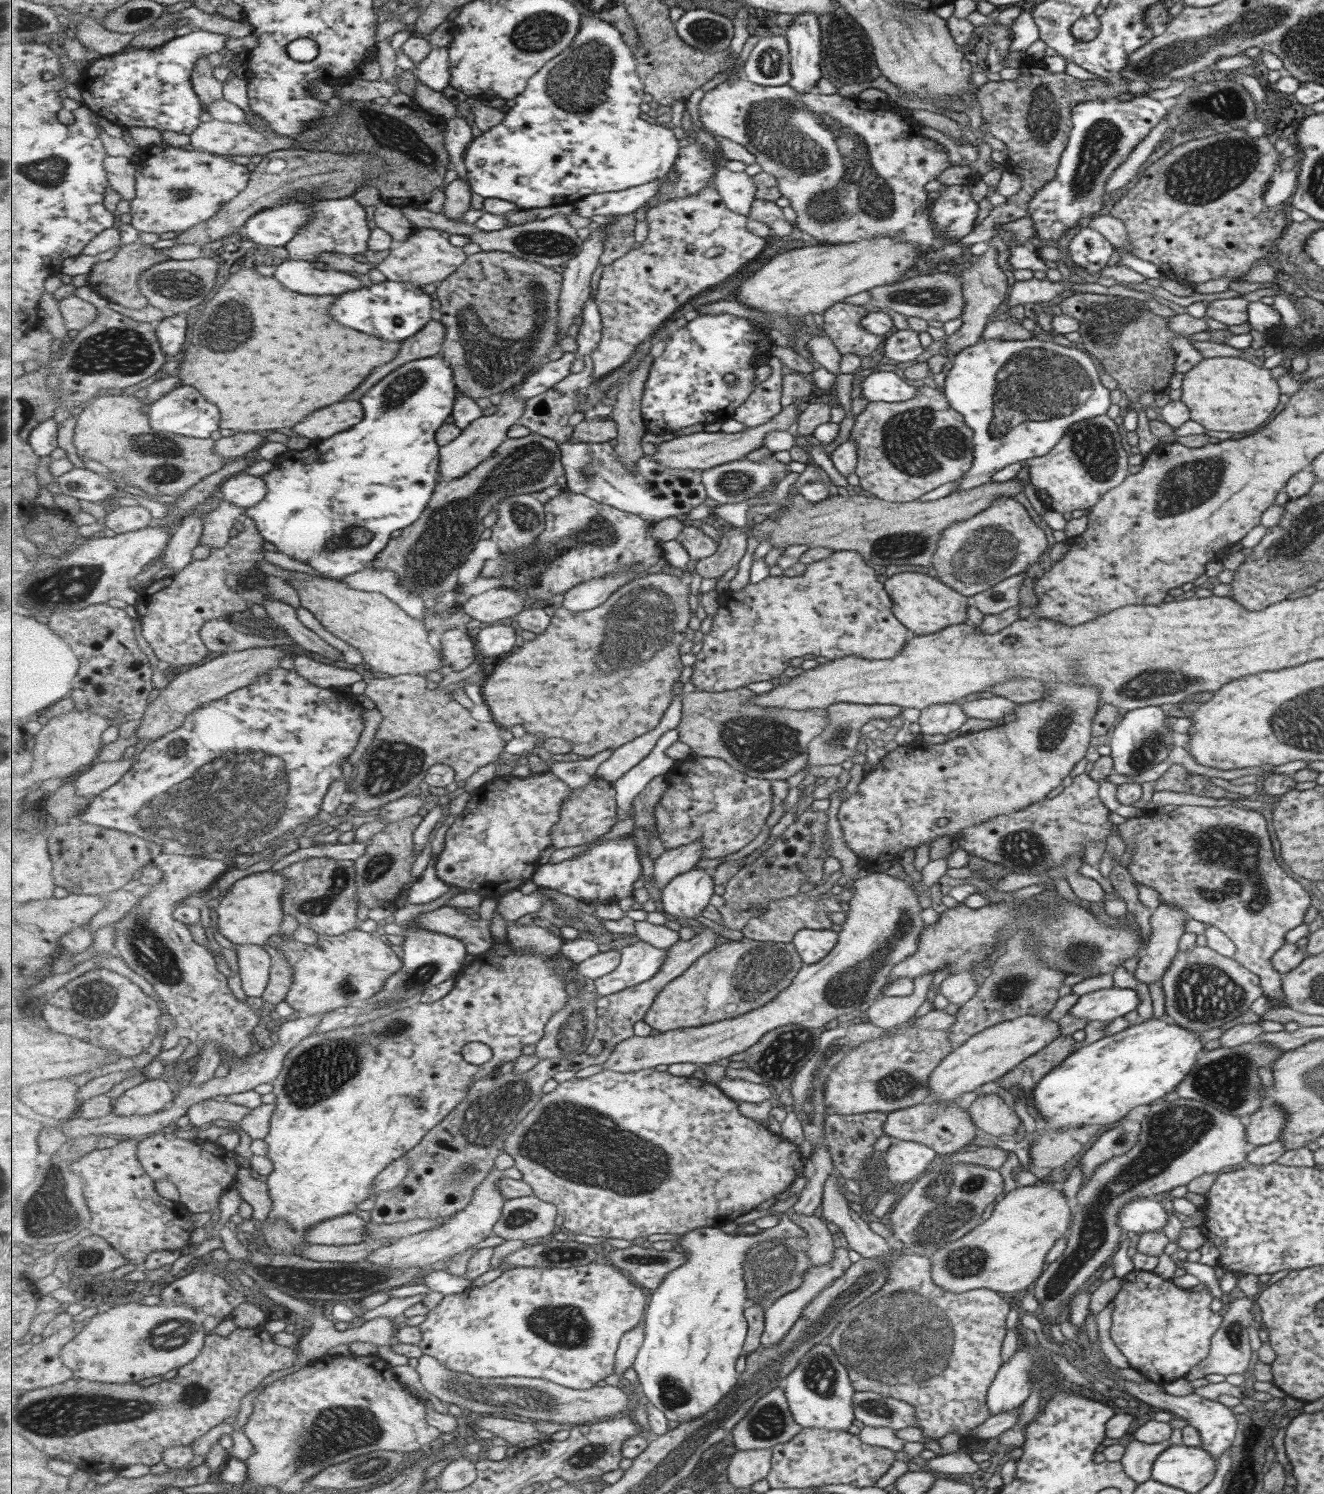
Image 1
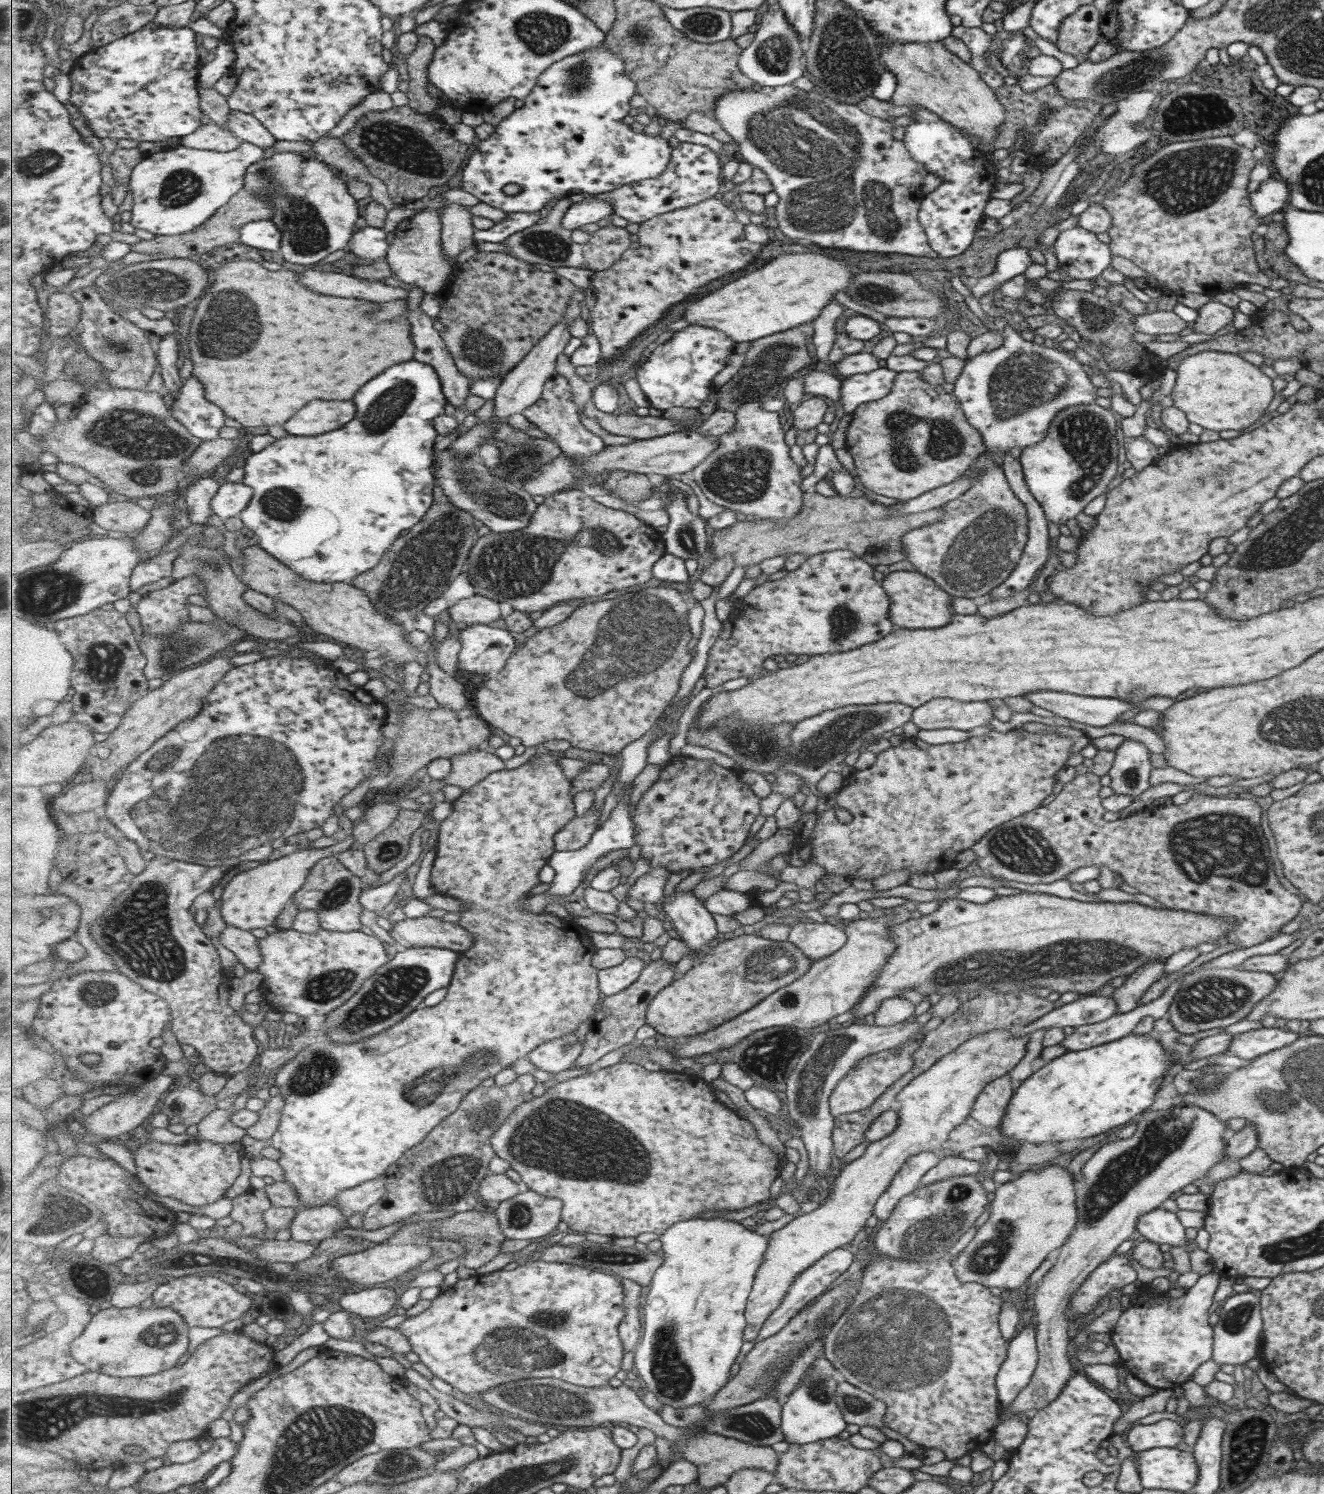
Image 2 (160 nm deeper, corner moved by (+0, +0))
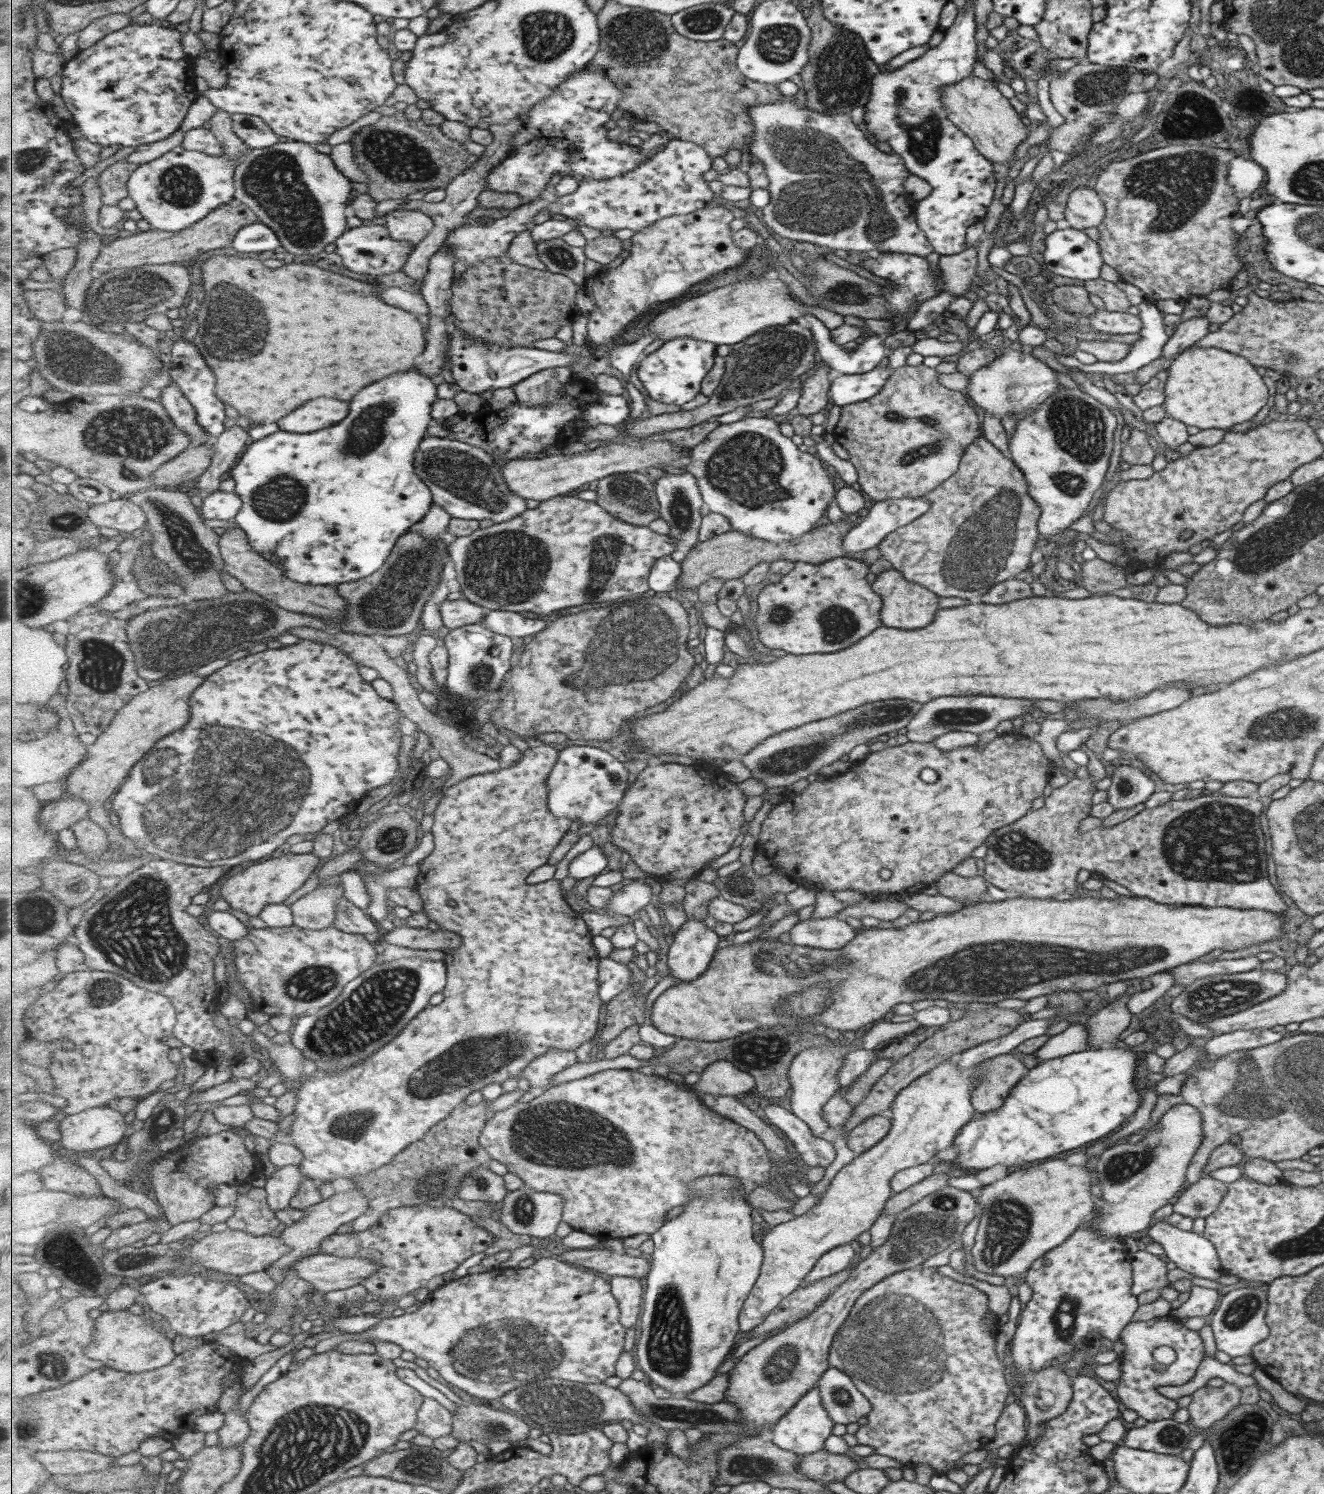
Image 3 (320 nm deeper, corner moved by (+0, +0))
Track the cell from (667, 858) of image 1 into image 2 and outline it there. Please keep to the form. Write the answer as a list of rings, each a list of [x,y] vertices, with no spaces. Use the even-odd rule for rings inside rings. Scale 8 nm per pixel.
[[[666,866],[652,867],[647,873],[641,875],[627,891],[625,899],[631,898],[642,902],[652,902],[660,905],[664,899],[667,878],[675,873]]]

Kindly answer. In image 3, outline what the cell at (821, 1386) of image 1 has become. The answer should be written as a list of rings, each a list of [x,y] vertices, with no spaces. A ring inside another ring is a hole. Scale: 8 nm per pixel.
[[[814,1388],[801,1396],[796,1402],[796,1406],[783,1415],[779,1422],[771,1426],[767,1438],[785,1451],[807,1456],[823,1449],[823,1440],[831,1434],[831,1426],[833,1425],[834,1422],[828,1416],[827,1409],[821,1403],[819,1388]]]

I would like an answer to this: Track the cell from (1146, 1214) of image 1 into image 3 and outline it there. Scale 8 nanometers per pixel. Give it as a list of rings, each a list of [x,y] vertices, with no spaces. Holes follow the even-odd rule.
[[[1166,1218],[1153,1220],[1147,1231],[1147,1240],[1158,1242],[1179,1270],[1215,1281],[1224,1273],[1212,1244],[1198,1233],[1177,1229]]]

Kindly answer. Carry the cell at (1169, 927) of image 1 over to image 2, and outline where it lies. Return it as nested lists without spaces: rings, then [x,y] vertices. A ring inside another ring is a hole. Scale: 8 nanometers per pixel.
[[[1154,958],[1149,963],[1141,966],[1137,970],[1133,970],[1131,975],[1127,976],[1127,979],[1120,987],[1115,989],[1107,989],[1109,996],[1113,997],[1115,1001],[1115,1013],[1124,1014],[1138,1005],[1139,999],[1143,996],[1145,991],[1163,974],[1163,964],[1165,958]]]

